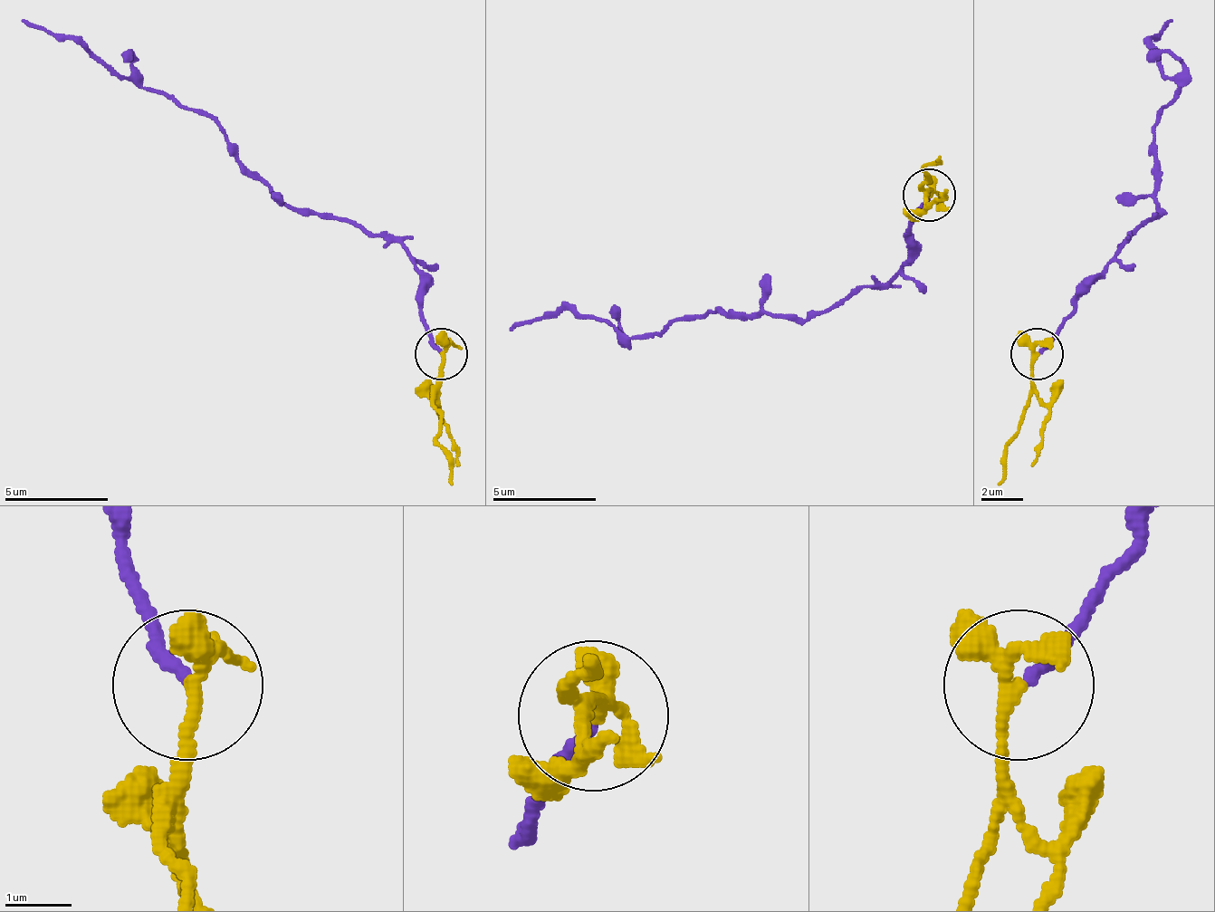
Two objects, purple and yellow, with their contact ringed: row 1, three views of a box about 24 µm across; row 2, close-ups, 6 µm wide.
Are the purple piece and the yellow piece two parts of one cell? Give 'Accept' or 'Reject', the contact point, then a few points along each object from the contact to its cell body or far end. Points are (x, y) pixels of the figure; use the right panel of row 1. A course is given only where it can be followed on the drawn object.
Reject. Place: (1037, 354). Course of purple: (1038, 352), (1101, 269), (1126, 243), (1126, 238), (1158, 212), (1158, 113), (1179, 92), (1152, 40), (1173, 19). Course of yellow: (1038, 352), (1022, 426), (997, 483)

